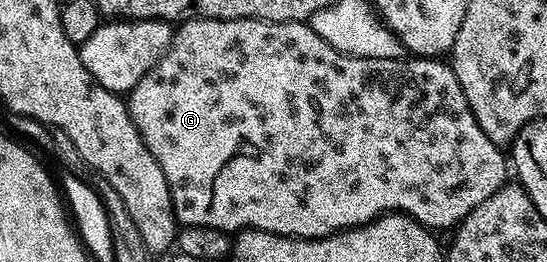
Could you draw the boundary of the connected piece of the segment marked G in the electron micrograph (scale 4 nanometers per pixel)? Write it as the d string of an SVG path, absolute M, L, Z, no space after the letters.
M186 18L181 21L173 29L168 47L161 53L154 64L138 81L135 82L133 88L128 92L128 111L130 118L134 123L136 130L144 146L148 146L148 150L152 154L152 158L156 158L156 162L160 162L160 170L164 170L164 178L168 178L168 186L170 187L170 197L174 203L174 215L178 217L179 225L187 224L202 225L205 228L212 228L219 233L237 231L239 228L260 228L266 232L275 232L278 235L293 235L304 238L316 238L332 231L341 229L345 226L354 226L357 224L369 223L374 217L380 213L389 210L399 210L413 217L418 223L431 230L437 228L453 229L465 216L472 210L476 210L476 206L480 206L480 202L484 202L488 198L492 198L492 194L496 194L496 190L500 190L503 184L508 180L508 160L502 157L503 149L499 145L494 144L488 138L488 134L484 134L484 130L480 130L480 122L476 122L476 118L472 114L472 110L468 106L468 98L464 98L464 90L460 90L460 82L456 82L456 74L453 67L449 63L441 64L441 59L438 58L364 58L363 56L349 56L340 50L336 50L332 46L328 46L328 42L324 42L324 38L320 38L320 34L316 34L310 29L309 23L295 22L293 24L273 24L267 20L203 20L201 18Z

